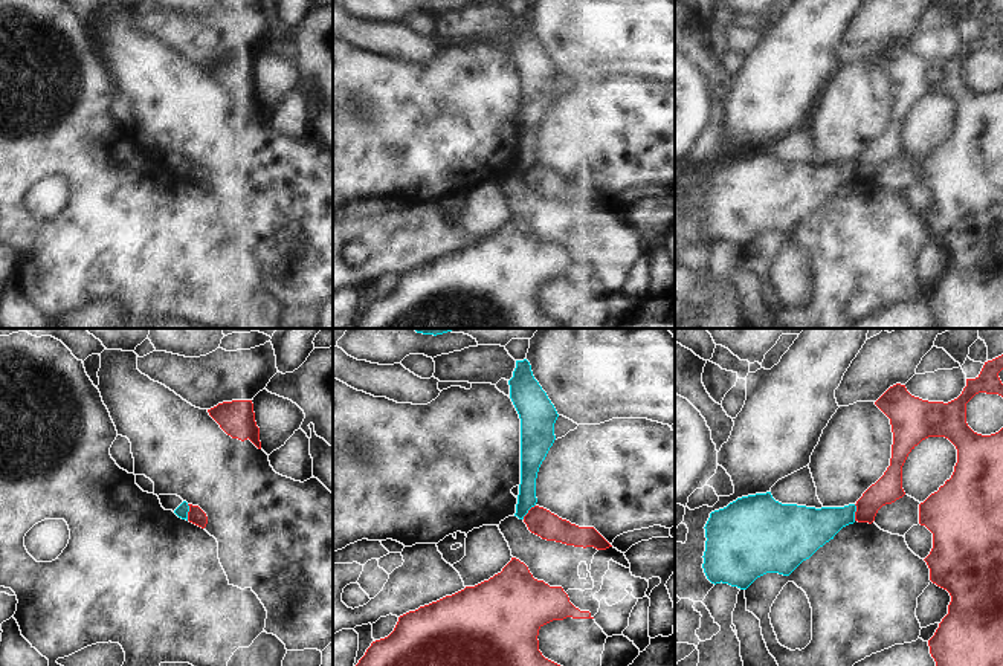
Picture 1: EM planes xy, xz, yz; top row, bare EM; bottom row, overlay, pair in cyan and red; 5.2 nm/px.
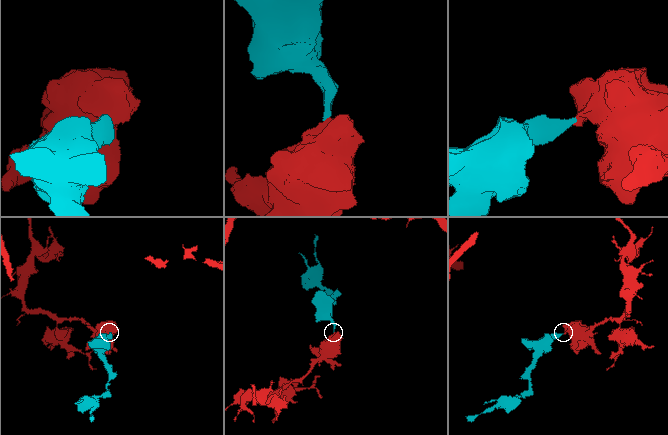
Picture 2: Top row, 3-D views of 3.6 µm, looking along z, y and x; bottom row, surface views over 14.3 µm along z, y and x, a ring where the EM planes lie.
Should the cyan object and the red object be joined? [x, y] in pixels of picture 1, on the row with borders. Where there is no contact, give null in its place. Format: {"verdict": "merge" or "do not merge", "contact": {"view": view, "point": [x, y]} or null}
{"verdict": "do not merge", "contact": {"view": "xy", "point": [188, 510]}}

